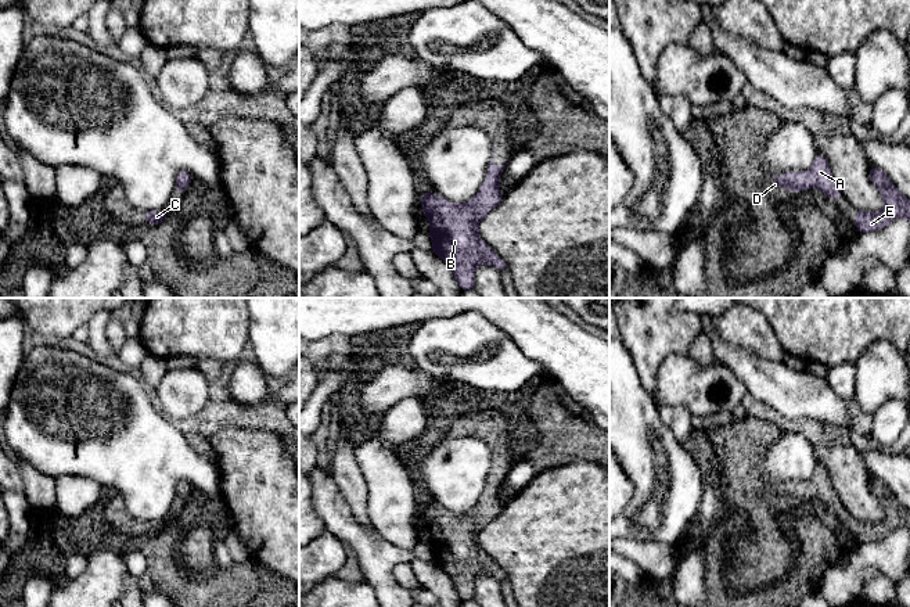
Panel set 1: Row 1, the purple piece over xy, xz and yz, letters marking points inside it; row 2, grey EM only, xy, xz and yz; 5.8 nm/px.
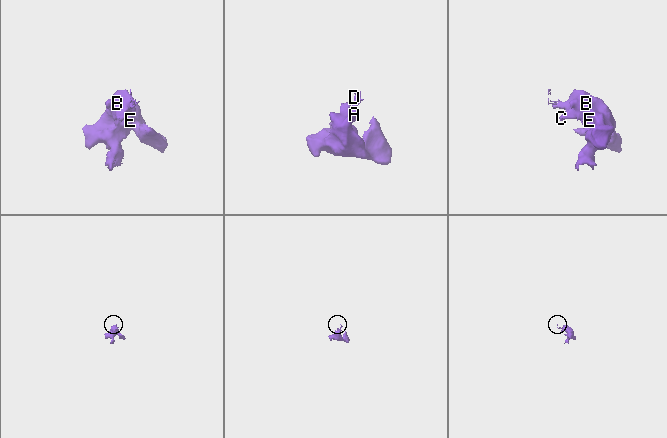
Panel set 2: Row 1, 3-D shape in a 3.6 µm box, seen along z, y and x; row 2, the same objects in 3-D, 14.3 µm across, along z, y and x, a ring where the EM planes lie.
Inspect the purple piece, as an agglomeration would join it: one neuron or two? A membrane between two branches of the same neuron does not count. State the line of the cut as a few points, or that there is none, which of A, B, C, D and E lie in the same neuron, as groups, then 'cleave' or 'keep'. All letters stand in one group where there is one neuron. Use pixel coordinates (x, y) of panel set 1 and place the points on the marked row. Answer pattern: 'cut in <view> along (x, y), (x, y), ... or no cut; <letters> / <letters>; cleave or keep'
no cut; A B C D E; keep

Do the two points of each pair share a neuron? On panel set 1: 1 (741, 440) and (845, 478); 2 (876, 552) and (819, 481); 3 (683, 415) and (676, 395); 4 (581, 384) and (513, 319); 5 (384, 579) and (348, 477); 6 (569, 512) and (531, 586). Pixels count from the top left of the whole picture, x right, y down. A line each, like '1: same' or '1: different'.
1: different
2: different
3: different
4: same
5: different
6: same

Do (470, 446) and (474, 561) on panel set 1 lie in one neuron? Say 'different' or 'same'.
different

